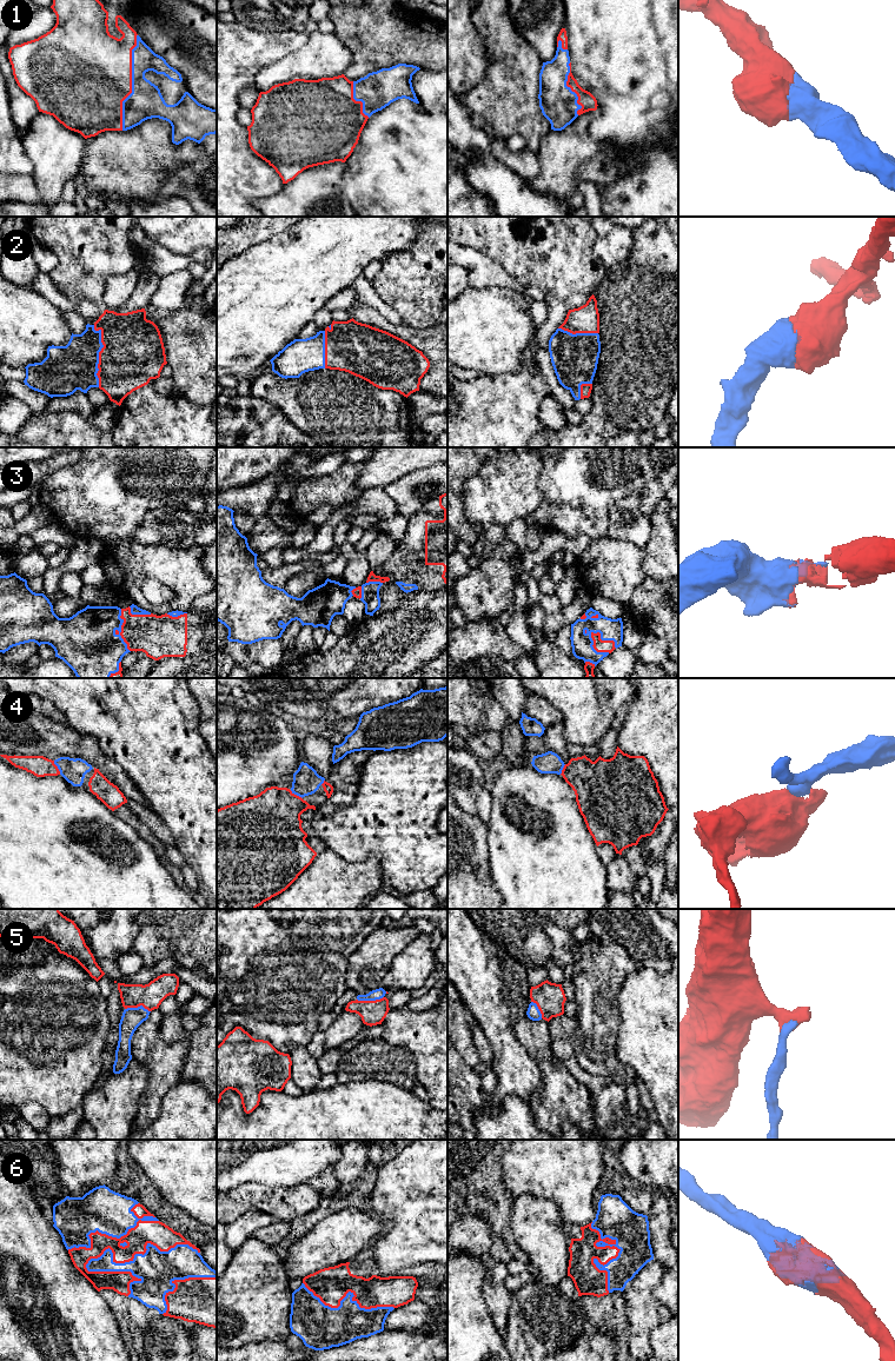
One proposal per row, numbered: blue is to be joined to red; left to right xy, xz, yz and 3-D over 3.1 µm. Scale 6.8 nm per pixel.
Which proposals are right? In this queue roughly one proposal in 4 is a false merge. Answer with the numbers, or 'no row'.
1, 2, 3, 4, 5, 6

